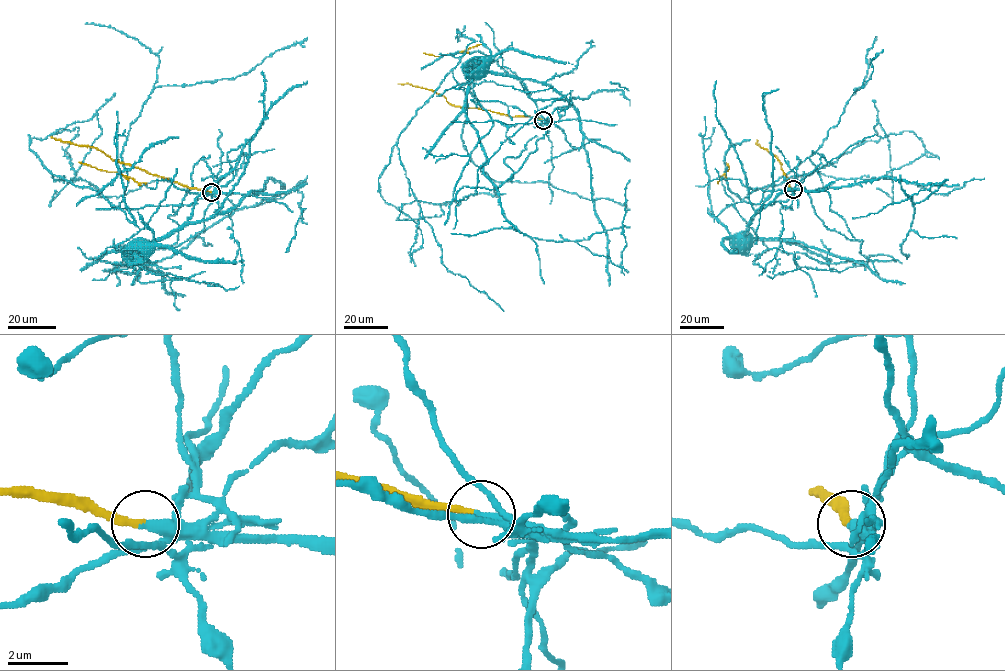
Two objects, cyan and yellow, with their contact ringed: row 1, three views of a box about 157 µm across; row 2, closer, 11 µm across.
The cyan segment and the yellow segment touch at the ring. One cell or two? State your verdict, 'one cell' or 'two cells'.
two cells

